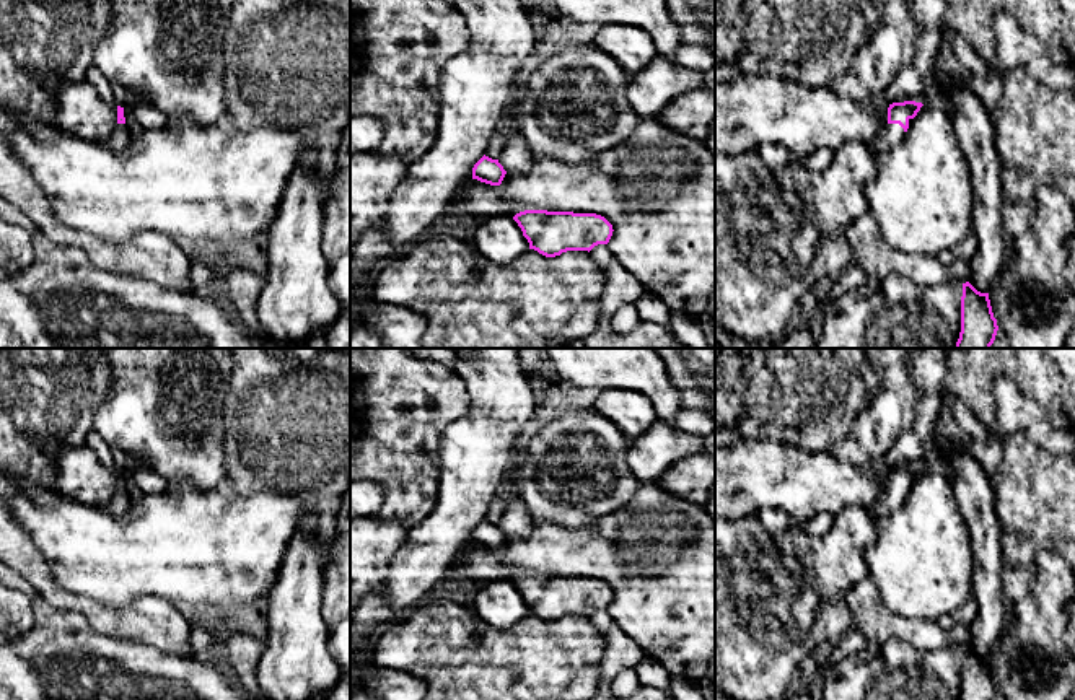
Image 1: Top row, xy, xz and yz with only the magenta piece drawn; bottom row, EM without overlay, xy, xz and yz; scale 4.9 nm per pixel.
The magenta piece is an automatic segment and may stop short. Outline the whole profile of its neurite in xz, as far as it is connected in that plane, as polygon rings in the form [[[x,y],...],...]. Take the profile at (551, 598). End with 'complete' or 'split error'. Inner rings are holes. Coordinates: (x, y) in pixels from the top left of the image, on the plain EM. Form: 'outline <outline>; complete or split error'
outline [[[524,575],[513,581],[529,607],[529,614],[546,622],[567,615],[591,615],[608,609],[612,589],[596,578]]]; complete

